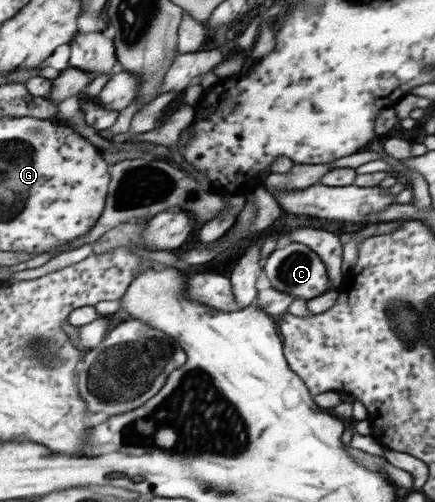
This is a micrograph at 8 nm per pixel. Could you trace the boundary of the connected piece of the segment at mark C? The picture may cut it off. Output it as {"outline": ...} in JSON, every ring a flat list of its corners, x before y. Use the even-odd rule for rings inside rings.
{"outline":[[291,242,284,248,272,251,265,264,265,272,271,286,276,292,284,292,292,297,298,297,308,301,329,291,326,265,318,258,318,255,308,246,297,242]]}

